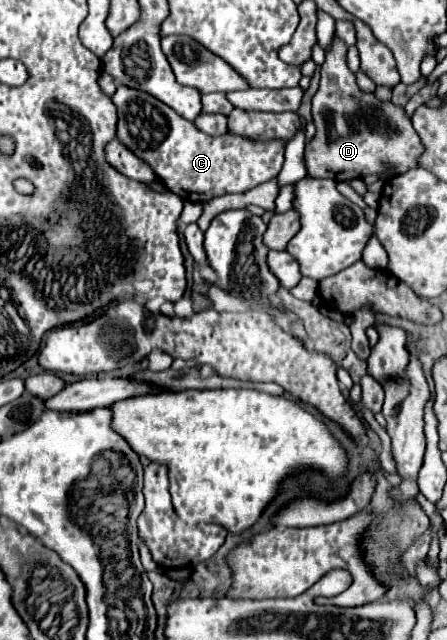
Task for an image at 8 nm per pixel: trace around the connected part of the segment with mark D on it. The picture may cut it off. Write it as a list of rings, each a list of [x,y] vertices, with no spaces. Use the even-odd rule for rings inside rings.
[[[335,35],[325,53],[319,91],[313,97],[313,121],[317,133],[305,145],[305,167],[309,177],[329,177],[341,183],[377,175],[381,181],[387,181],[397,173],[419,167],[423,143],[413,129],[405,107],[395,105],[393,101],[381,101],[375,93],[365,93],[357,85],[355,73],[347,65],[347,47],[343,47]]]

